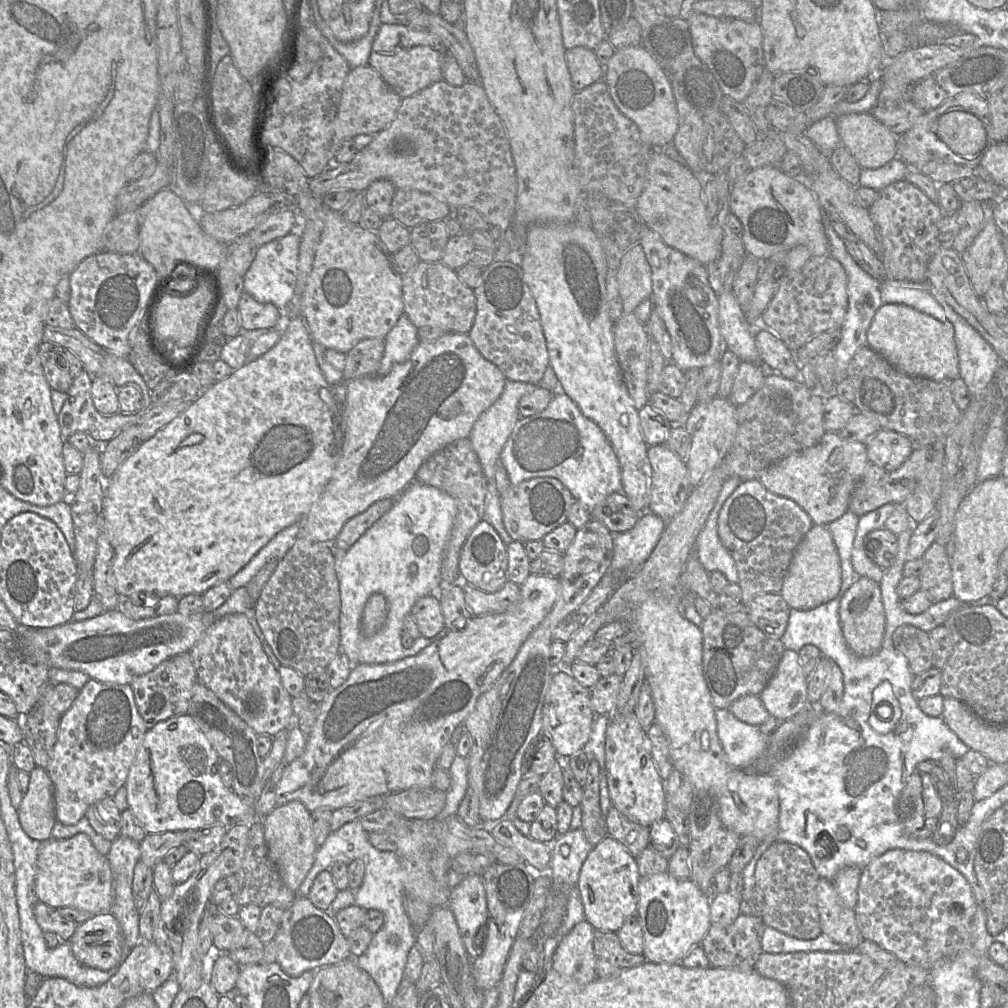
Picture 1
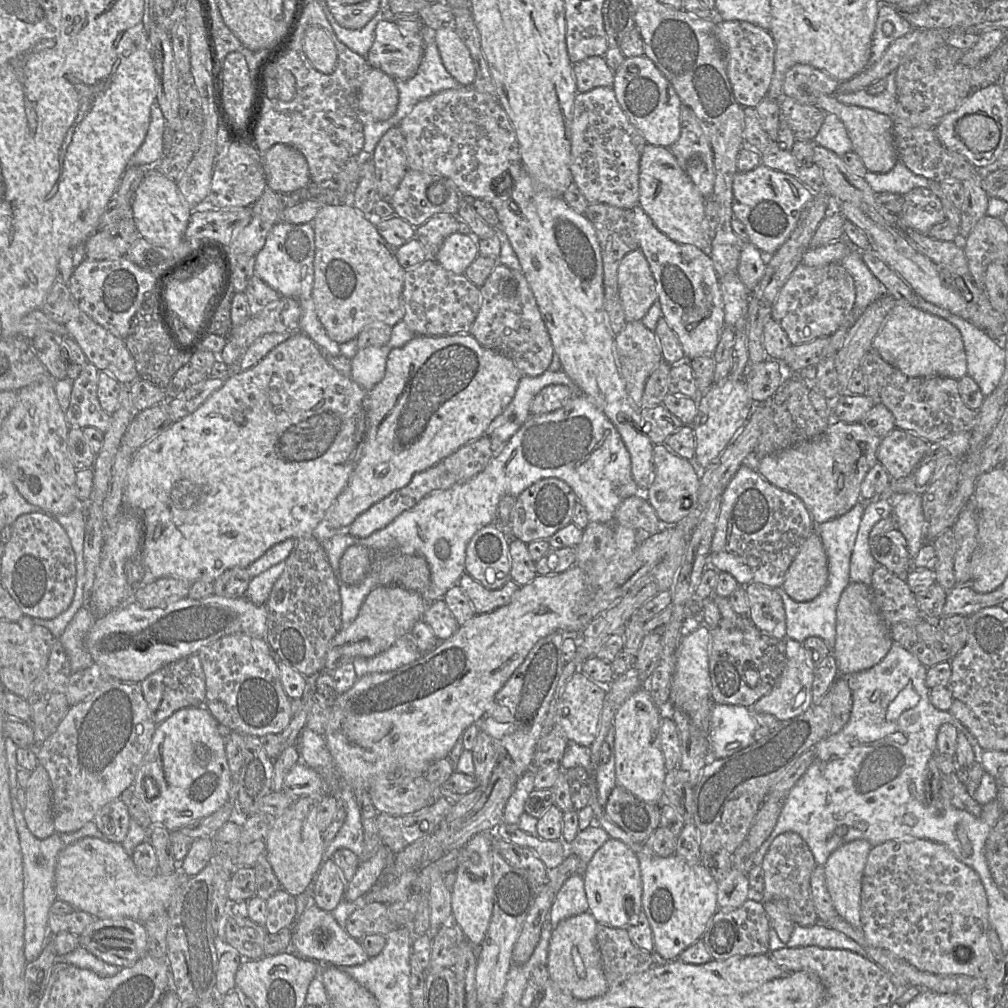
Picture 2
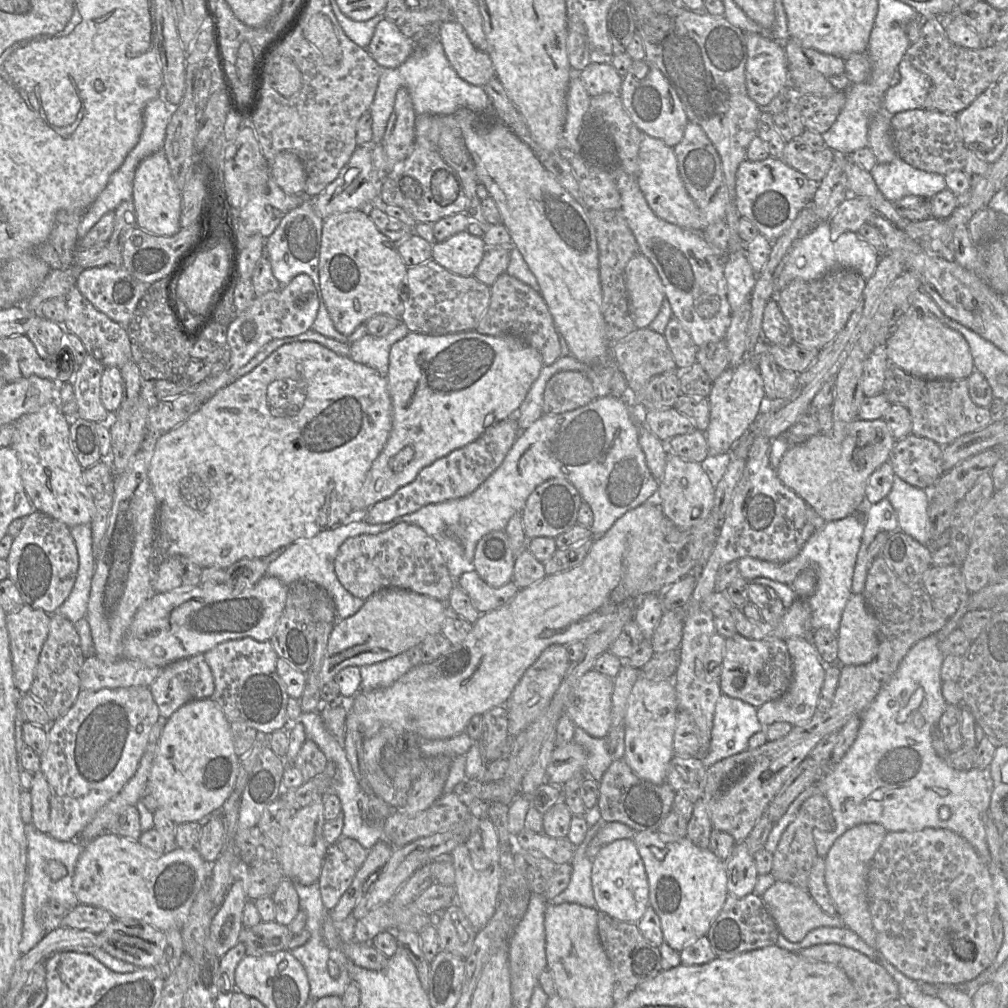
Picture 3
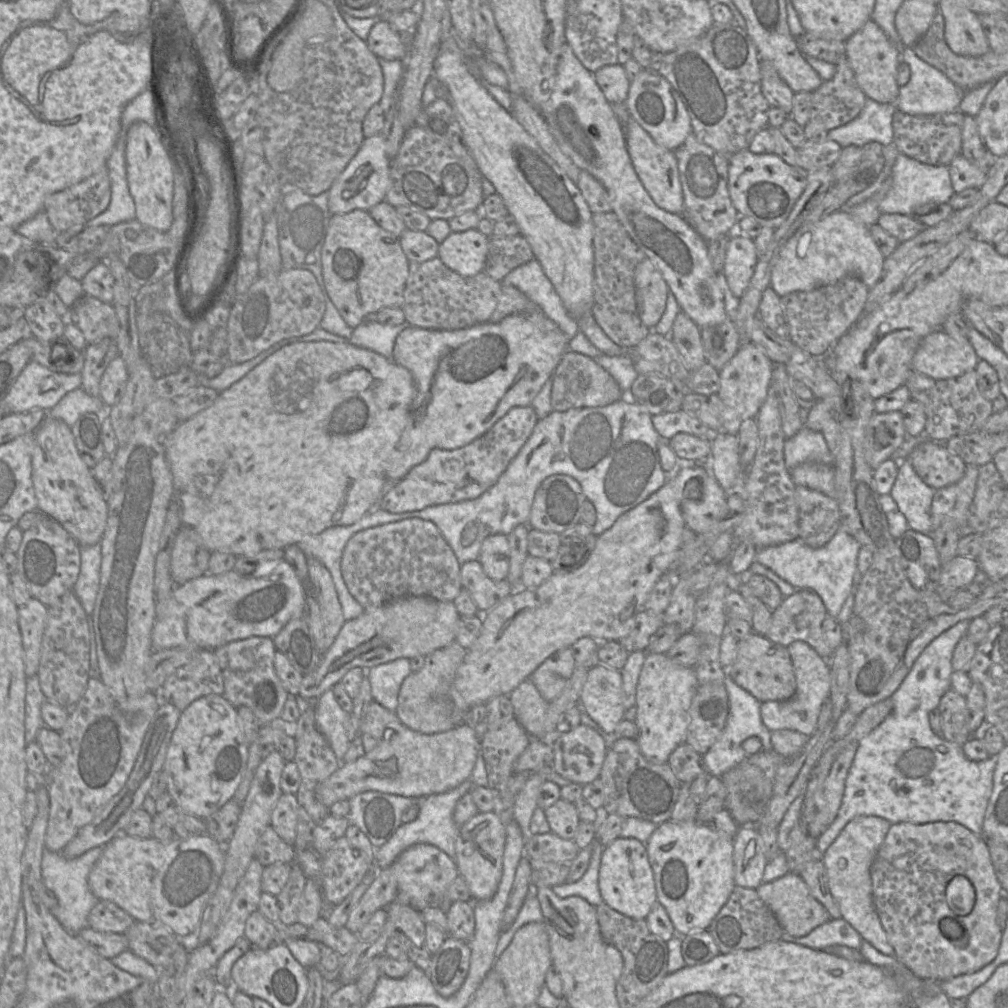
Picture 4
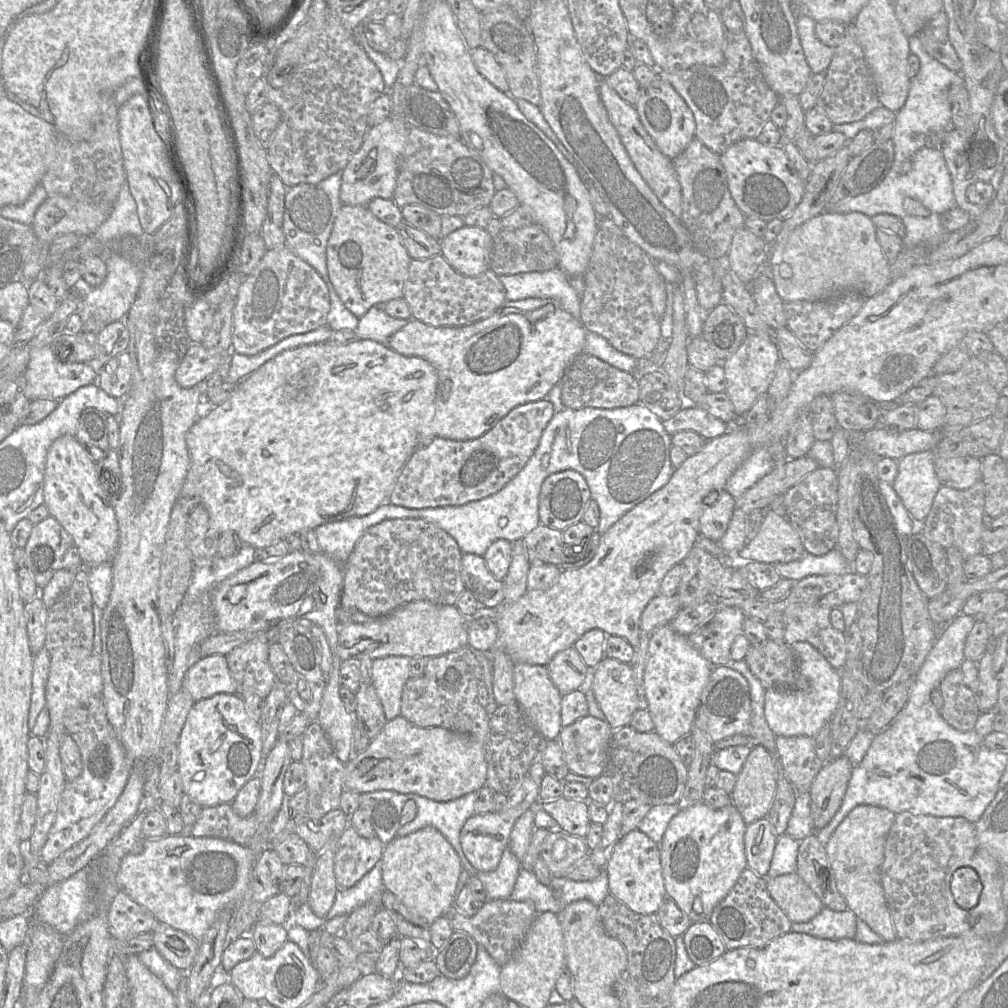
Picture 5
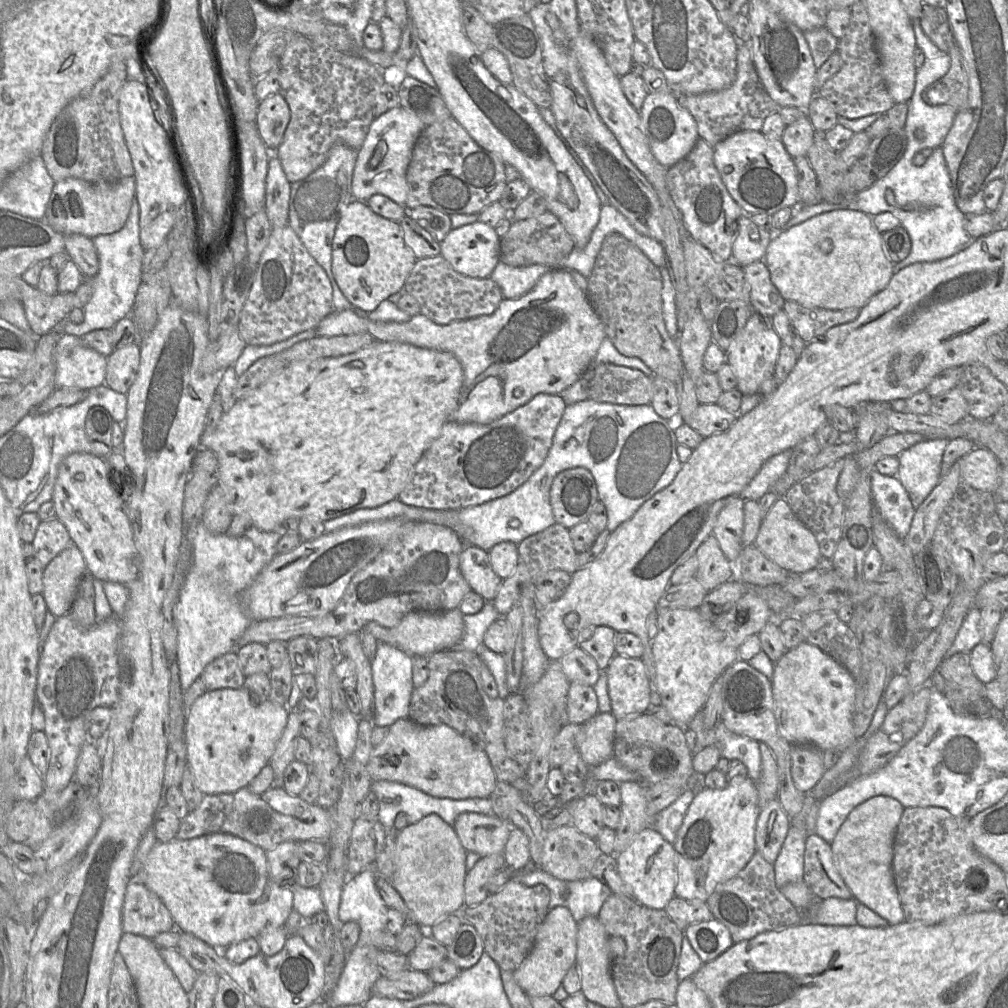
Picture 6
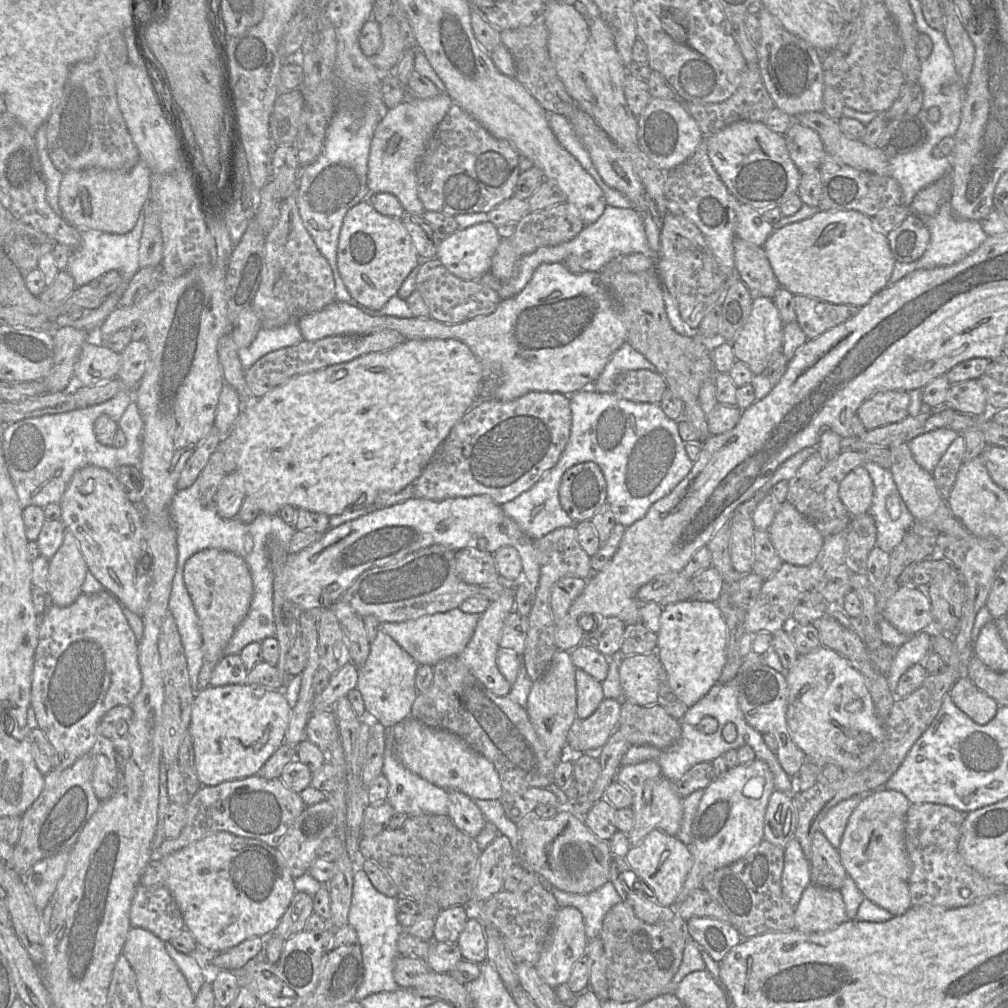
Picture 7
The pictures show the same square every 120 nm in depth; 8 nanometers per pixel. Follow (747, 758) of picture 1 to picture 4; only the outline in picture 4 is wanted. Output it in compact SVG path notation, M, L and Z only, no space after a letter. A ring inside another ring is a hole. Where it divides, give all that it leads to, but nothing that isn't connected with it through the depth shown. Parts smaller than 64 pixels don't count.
M726 671L724 685L728 694L729 714L725 727L711 746L708 752L702 756L702 761L706 771L711 776L721 777L725 772L739 764L748 755L742 748L742 743L749 737L758 737L762 743L762 750L769 751L771 745L771 731L763 724L760 716L761 702L758 701L749 692L738 686Z

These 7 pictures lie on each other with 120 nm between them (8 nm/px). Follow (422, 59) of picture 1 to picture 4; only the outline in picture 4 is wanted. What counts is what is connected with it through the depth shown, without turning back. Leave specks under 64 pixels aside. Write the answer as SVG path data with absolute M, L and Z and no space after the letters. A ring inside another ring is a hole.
M378 21L365 42L376 57L385 60L402 59L408 53L409 46L401 41L398 33L390 28L387 21Z

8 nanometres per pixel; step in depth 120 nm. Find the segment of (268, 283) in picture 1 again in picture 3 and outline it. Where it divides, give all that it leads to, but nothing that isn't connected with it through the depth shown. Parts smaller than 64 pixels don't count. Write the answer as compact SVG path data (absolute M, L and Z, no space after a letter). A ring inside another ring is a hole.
M309 199L286 213L274 232L265 240L264 251L281 287L288 285L298 274L304 273L312 279L319 296L318 264L323 221L312 206L312 199Z

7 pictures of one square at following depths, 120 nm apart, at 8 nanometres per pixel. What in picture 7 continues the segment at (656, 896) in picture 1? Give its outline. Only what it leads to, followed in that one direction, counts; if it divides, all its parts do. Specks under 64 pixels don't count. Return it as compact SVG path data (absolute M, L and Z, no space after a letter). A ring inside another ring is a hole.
M759 759L731 768L705 789L691 827L688 846L693 864L678 893L673 908L680 905L696 888L702 887L704 877L746 856L763 840L766 808L775 791L773 775L768 765Z

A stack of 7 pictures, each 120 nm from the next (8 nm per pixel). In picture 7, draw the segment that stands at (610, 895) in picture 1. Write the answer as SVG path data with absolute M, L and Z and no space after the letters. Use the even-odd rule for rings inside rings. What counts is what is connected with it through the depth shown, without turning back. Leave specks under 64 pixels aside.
M659 829L651 831L639 844L632 846L625 860L635 872L640 888L642 890L646 887L650 888L653 891L653 899L662 906L674 904L693 864L688 846L676 836L671 836Z

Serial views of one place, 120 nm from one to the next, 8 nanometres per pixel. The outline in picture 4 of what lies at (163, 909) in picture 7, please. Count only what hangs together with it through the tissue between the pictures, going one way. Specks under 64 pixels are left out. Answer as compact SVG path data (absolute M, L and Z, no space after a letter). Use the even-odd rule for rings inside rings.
M108 900L99 901L88 916L88 927L100 932L124 933L135 922L126 911Z

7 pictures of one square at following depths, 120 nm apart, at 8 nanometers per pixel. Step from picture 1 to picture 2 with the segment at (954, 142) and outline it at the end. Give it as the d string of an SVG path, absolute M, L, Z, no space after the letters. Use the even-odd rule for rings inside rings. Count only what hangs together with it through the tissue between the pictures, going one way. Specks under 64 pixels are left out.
M968 114L960 118L955 132L966 147L974 153L993 150L998 142L1000 131L990 117L983 114Z

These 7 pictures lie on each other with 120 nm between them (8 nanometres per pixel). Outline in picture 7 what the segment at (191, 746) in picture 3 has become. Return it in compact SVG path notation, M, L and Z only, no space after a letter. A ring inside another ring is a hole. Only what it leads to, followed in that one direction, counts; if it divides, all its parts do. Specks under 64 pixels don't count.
M261 684L207 686L196 692L189 731L193 739L195 765L203 786L257 775L272 754L284 743L292 708L282 689Z

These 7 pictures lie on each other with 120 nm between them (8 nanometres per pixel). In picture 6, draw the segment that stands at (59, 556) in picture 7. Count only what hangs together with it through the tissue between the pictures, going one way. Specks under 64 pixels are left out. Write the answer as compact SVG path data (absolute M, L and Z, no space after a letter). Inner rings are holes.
M71 542L54 557L43 572L43 591L47 610L56 618L70 610L81 578L88 573L84 557Z

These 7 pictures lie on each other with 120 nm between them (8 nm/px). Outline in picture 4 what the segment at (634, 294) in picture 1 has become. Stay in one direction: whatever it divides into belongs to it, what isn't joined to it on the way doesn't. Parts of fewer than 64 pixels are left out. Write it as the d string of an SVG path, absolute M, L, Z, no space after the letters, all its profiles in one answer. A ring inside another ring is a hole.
M647 257L636 266L634 283L640 319L646 327L653 329L666 309L669 288Z

